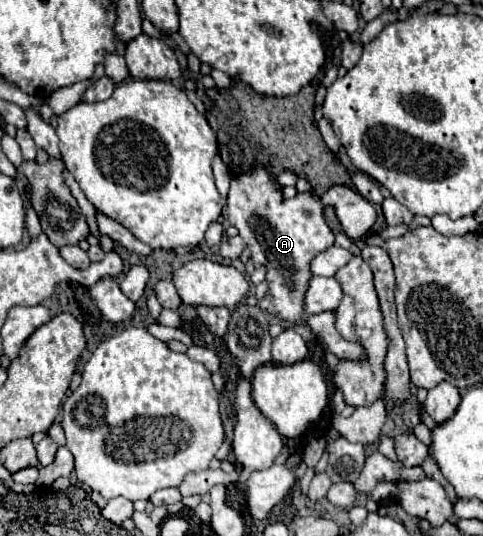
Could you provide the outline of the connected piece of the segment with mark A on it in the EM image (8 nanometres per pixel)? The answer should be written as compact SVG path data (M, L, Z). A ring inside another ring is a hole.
M254 168L232 180L228 192L228 220L240 230L240 236L252 250L256 266L268 268L268 294L258 304L272 316L288 320L292 324L304 324L304 294L308 288L310 260L334 244L334 234L328 228L322 208L326 198L314 198L310 192L296 194L292 200L284 200L276 182L266 168Z

